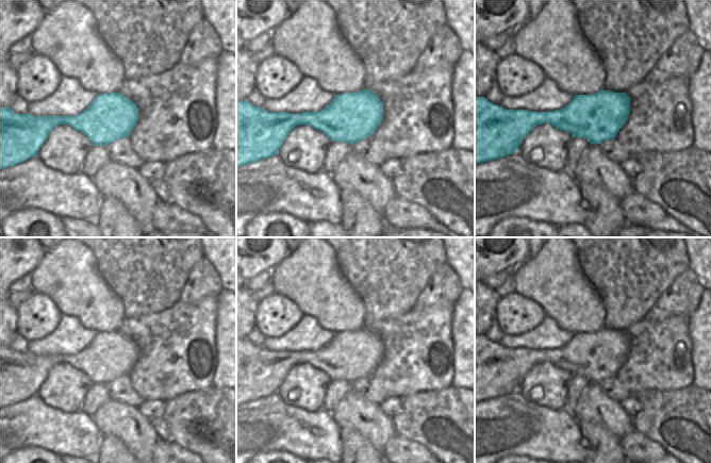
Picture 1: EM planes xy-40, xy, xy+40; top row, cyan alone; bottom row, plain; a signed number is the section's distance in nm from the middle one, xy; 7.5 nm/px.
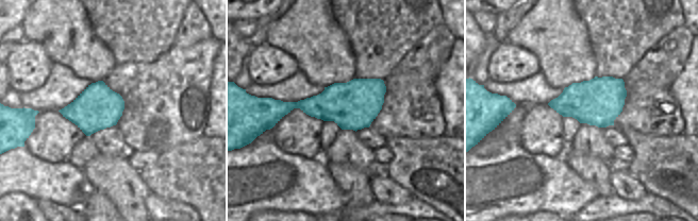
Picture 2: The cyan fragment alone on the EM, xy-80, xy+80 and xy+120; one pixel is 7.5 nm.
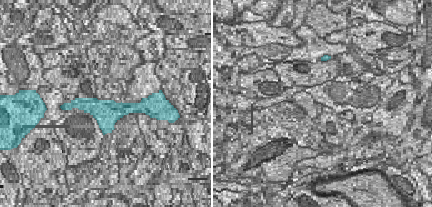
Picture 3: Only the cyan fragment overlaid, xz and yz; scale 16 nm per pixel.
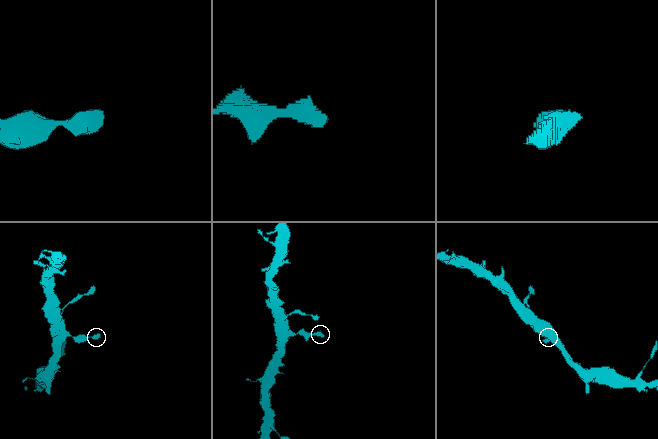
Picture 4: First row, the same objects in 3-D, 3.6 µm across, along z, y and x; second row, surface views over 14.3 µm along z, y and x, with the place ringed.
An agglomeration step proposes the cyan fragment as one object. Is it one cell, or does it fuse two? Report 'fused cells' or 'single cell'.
single cell

